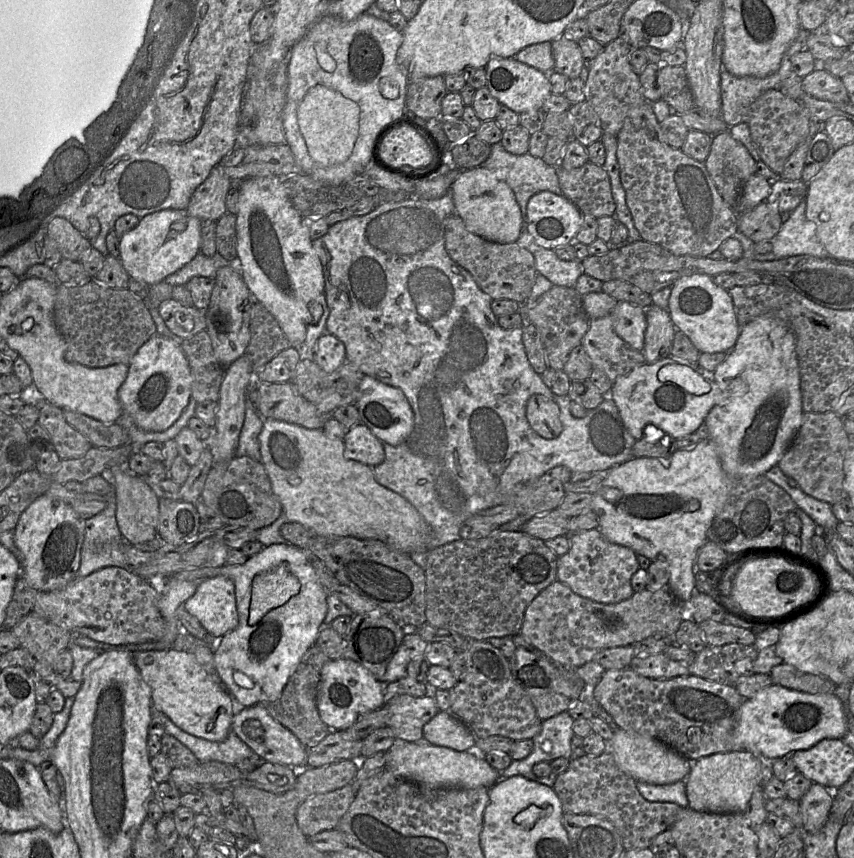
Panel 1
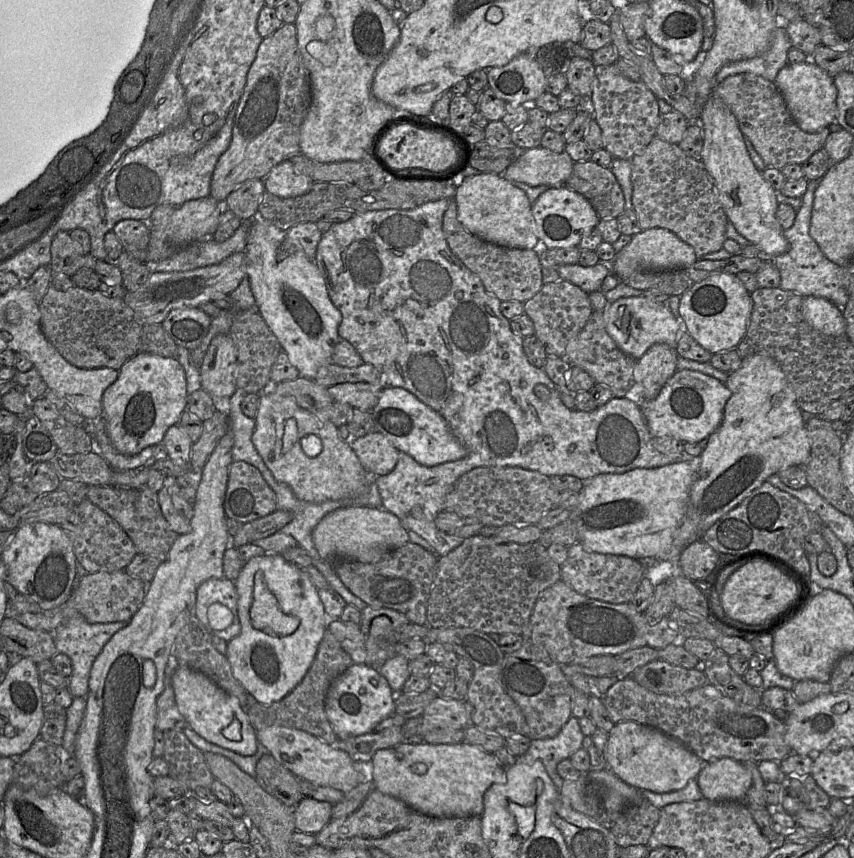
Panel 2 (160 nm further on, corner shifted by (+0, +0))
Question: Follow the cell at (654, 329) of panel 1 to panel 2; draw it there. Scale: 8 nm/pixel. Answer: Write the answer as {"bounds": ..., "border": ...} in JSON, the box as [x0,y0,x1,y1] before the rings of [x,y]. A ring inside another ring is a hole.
{"bounds":[625,343,678,404],"border":[[[665,343],[652,345],[636,362],[635,385],[625,398],[639,404],[655,399],[667,381],[677,371],[678,354],[676,348]]]}

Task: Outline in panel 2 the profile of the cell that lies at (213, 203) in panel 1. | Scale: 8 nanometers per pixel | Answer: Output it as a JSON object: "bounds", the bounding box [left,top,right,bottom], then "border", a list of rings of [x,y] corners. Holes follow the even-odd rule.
{"bounds":[209,23,311,207],"border":[[[283,23],[259,45],[235,114],[230,146],[219,158],[211,178],[209,197],[224,207],[228,195],[244,182],[250,179],[264,180],[274,166],[301,153],[300,129],[311,101],[311,84],[298,48],[295,24]]]}

